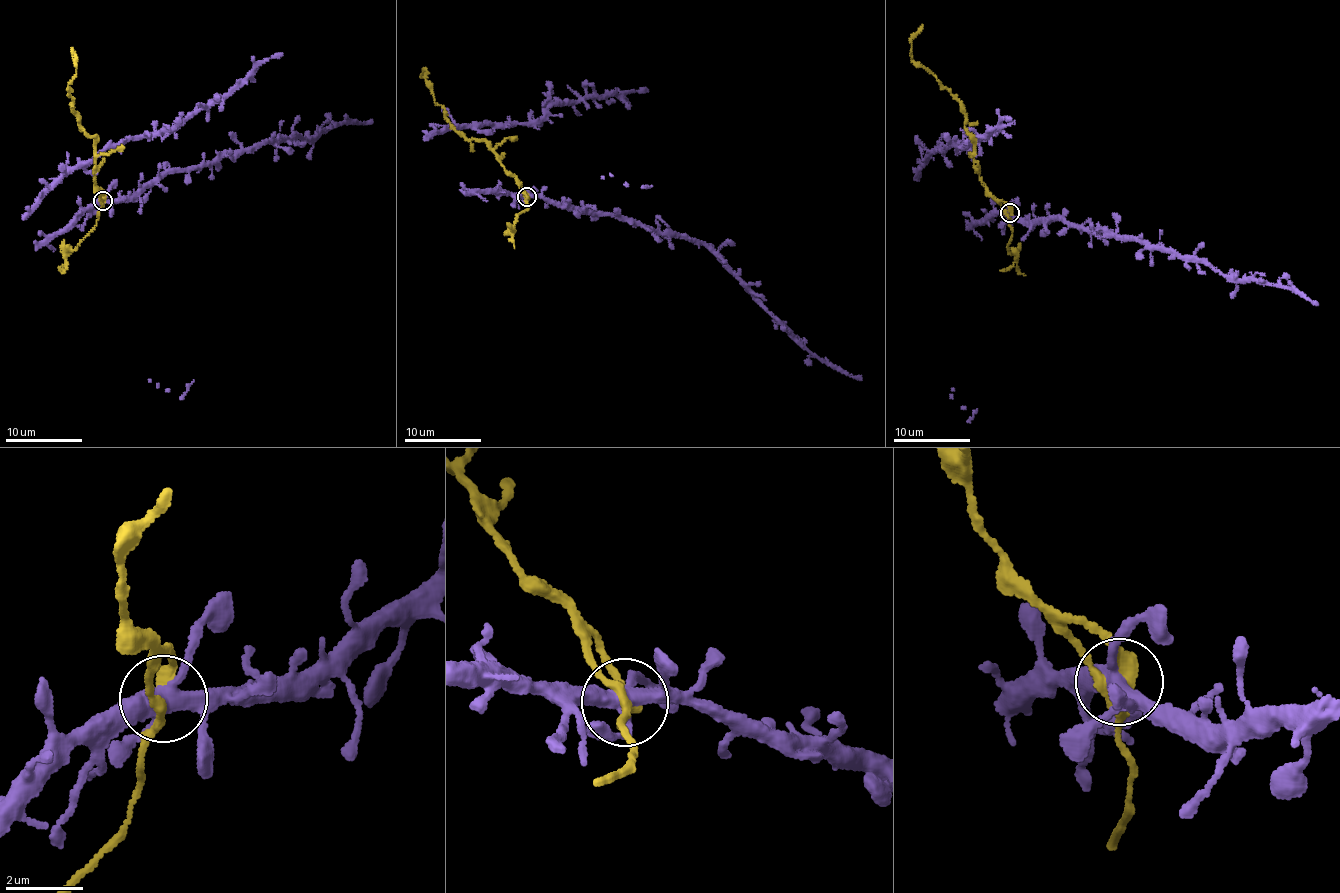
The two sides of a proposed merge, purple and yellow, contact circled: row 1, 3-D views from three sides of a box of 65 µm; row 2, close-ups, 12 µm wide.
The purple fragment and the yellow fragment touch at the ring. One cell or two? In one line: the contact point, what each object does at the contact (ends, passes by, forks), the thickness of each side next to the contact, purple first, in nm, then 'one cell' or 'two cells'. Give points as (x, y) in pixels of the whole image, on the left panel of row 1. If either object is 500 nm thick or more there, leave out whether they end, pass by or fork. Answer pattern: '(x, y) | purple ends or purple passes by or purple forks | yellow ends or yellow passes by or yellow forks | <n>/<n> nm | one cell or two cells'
(103, 201) | purple forks | yellow ends | 400/440 nm | two cells

